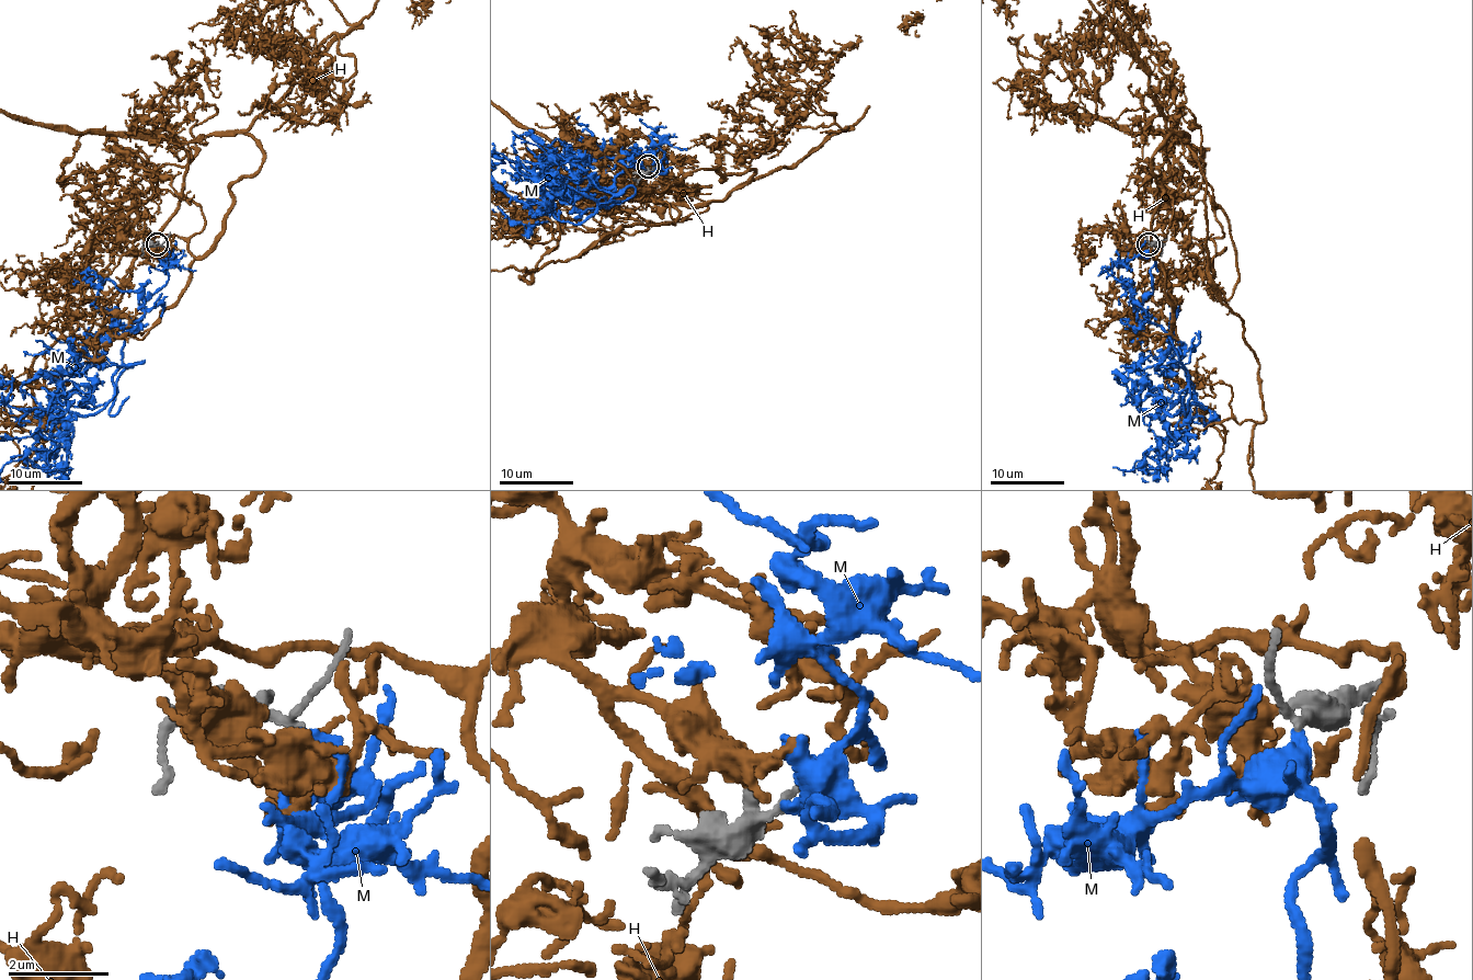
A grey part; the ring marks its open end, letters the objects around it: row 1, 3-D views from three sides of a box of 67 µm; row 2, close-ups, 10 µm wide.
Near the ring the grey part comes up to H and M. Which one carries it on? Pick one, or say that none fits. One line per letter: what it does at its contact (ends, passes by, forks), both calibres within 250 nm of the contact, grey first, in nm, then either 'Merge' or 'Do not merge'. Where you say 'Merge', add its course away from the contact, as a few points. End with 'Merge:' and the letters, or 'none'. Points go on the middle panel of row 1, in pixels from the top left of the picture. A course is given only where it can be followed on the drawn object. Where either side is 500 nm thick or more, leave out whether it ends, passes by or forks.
H: Thickness 300 nm (grey) against 550 nm. Merge
M: It ends there. Thickness 240 nm (grey) against 320 nm. Do not merge
Merge: H

